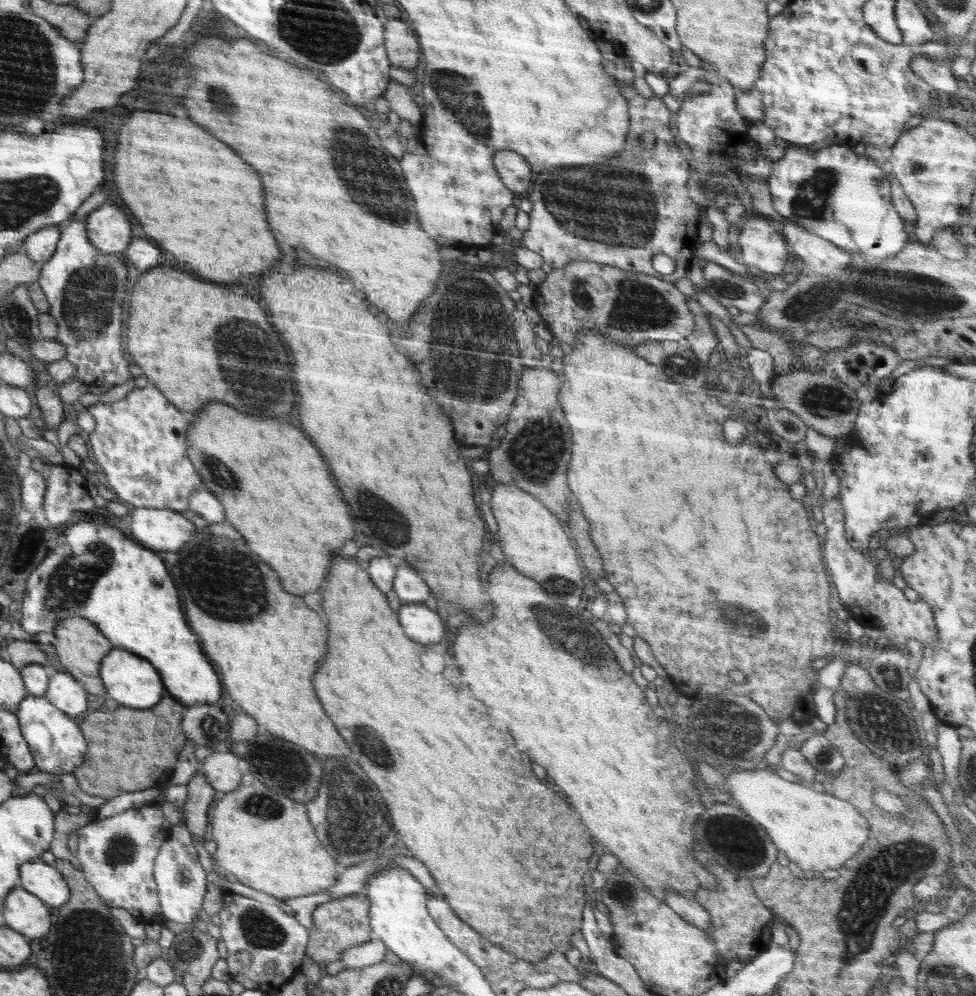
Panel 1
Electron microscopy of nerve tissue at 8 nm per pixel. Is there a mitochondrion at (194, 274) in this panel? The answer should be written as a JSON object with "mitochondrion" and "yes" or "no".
{"mitochondrion":"no"}

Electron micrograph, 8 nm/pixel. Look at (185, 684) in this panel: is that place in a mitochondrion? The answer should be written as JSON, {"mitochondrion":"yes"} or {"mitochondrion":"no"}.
{"mitochondrion":"no"}

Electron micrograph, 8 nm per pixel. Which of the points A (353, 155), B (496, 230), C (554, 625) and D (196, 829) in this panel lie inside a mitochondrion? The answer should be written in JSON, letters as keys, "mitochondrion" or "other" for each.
{"A":"mitochondrion","B":"other","C":"mitochondrion","D":"other"}

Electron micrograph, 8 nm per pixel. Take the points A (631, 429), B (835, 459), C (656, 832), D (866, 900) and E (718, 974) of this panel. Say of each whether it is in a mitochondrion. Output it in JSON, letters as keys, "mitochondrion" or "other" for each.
{"A":"other","B":"other","C":"other","D":"mitochondrion","E":"other"}

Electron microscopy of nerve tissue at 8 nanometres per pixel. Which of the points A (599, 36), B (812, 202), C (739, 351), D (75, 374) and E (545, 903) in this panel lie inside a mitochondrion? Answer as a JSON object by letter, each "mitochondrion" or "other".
{"A":"other","B":"mitochondrion","C":"other","D":"other","E":"other"}

